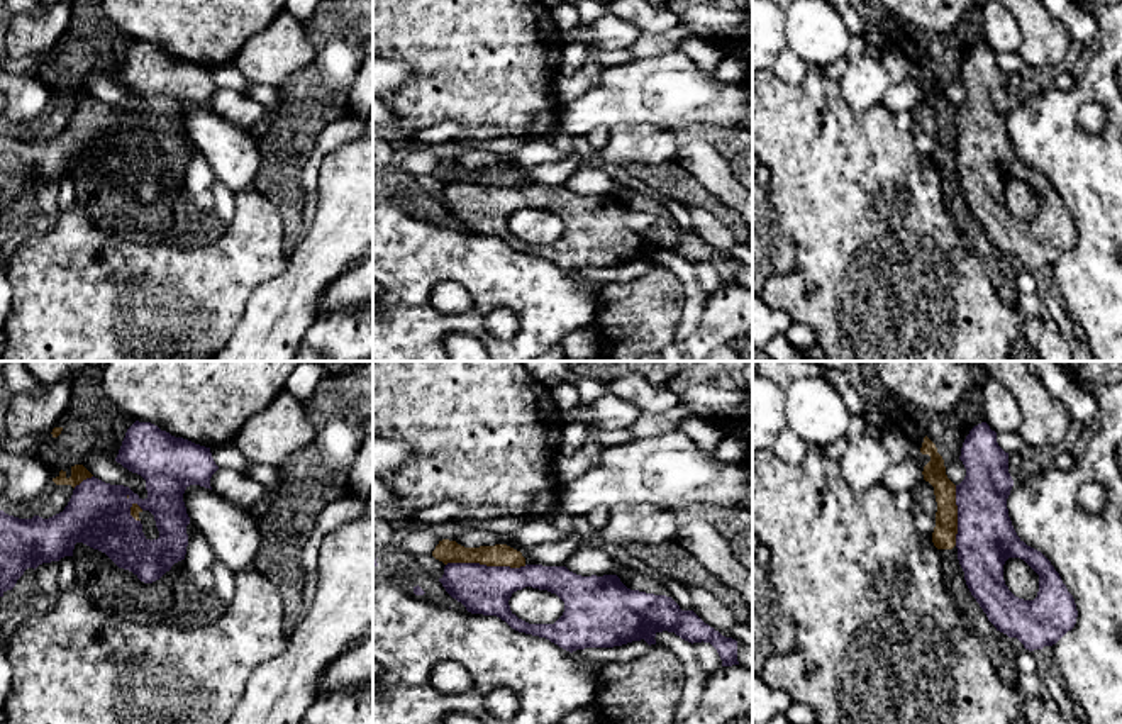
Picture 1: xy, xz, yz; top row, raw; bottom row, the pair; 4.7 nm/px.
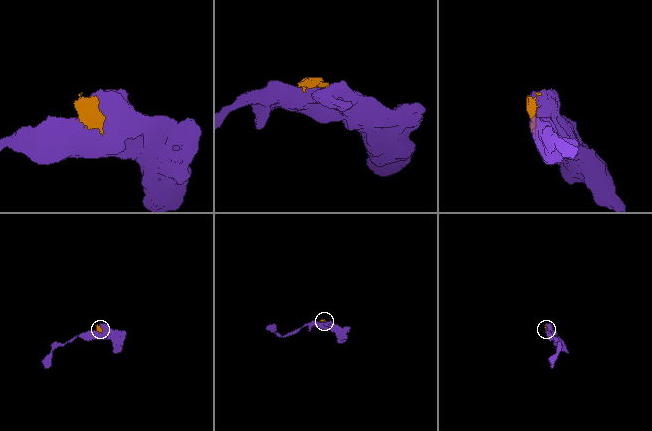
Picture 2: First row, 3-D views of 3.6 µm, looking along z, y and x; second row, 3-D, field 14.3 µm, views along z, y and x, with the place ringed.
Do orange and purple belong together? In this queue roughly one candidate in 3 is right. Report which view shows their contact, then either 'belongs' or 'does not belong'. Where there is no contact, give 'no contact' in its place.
contact in xz; does not belong

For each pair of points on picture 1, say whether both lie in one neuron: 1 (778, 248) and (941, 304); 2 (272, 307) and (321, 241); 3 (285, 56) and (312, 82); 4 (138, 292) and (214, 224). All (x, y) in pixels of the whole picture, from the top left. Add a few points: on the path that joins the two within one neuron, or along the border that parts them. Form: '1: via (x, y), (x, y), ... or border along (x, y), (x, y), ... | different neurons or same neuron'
1: border along (777, 217), (794, 245), (794, 263), (770, 278) | different neurons
2: via (288, 290), (317, 258) | same neuron
3: border along (305, 31), (312, 58), (277, 87) | different neurons
4: border along (226, 228), (202, 245), (185, 238), (153, 243) | different neurons

